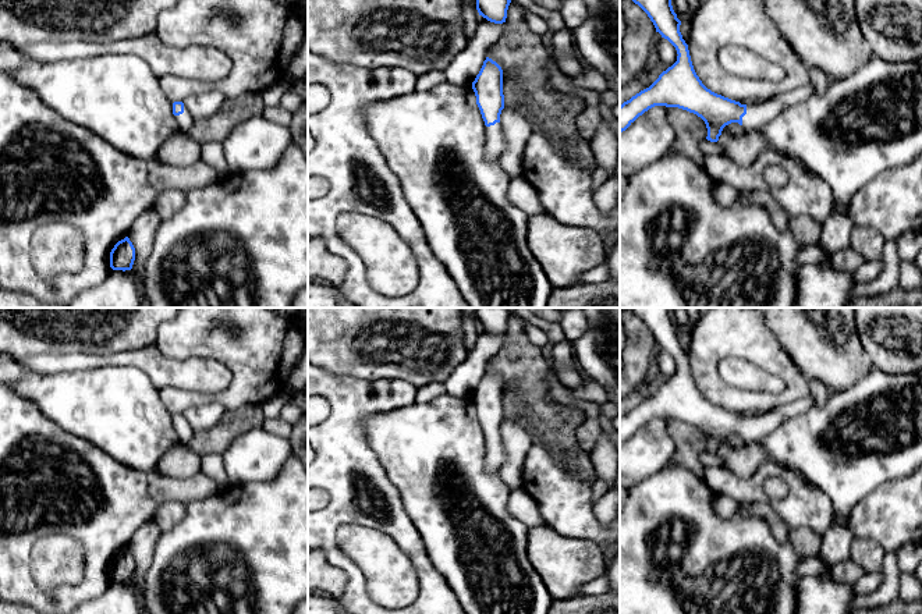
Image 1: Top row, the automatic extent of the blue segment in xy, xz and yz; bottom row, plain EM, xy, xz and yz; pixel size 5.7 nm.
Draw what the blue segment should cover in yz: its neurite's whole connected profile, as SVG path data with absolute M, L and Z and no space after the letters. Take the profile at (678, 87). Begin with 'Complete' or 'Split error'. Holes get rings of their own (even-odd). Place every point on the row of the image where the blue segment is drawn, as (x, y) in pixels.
Split error. M632 0L653 22L656 32L677 50L677 61L663 71L646 89L620 106L620 134L639 116L655 106L678 107L701 117L708 128L706 139L717 142L721 131L738 123L747 132L772 121L781 111L813 95L811 82L766 99L760 103L741 104L708 89L696 75L688 45L680 32L681 21L673 10L671 0Z

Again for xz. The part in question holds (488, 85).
Split error. M486 57L479 74L472 82L472 89L486 125L486 159L494 162L506 149L506 139L500 124L500 114L504 109L501 67Z

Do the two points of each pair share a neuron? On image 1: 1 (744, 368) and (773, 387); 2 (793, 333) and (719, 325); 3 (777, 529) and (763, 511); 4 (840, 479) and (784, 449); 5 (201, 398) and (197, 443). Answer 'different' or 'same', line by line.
1: same
2: different
3: same
4: same
5: different

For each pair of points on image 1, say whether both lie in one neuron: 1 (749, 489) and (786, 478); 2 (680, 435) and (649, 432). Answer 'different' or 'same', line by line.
1: same
2: different

